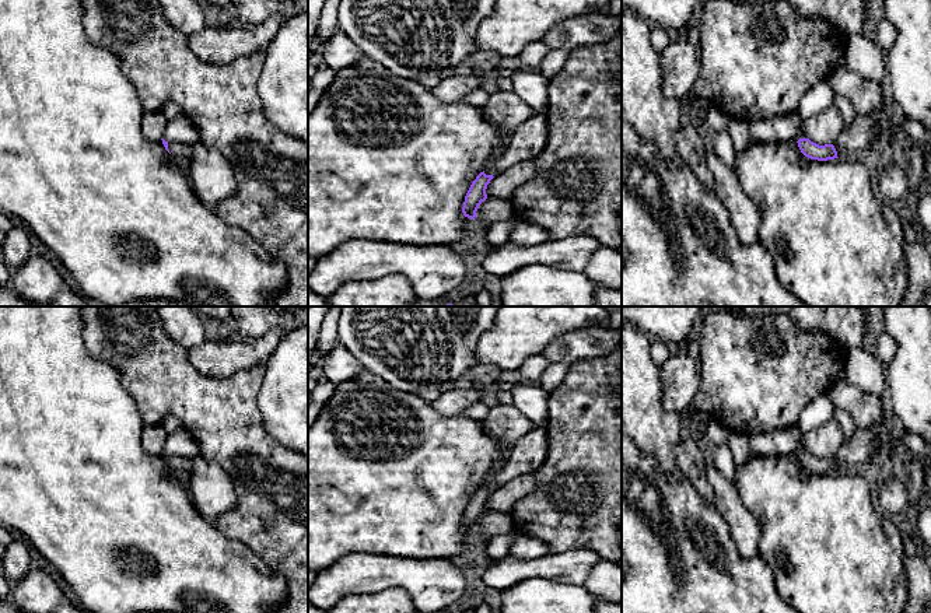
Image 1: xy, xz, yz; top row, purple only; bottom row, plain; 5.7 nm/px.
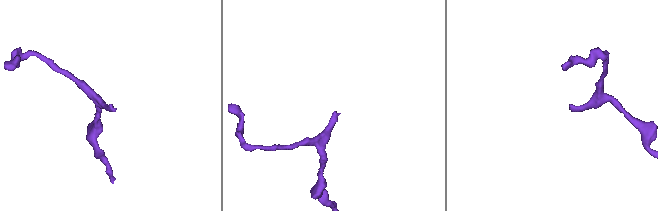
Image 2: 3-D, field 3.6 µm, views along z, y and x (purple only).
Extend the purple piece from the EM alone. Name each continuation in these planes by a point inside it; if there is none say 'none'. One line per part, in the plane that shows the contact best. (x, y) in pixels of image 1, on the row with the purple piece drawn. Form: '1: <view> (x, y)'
1: xy (181, 151)

